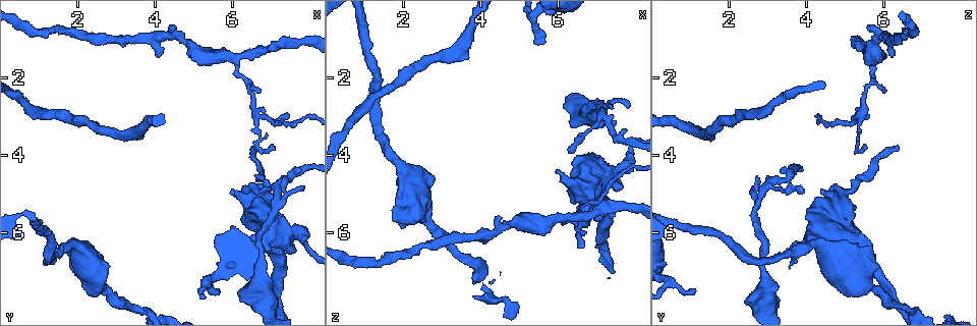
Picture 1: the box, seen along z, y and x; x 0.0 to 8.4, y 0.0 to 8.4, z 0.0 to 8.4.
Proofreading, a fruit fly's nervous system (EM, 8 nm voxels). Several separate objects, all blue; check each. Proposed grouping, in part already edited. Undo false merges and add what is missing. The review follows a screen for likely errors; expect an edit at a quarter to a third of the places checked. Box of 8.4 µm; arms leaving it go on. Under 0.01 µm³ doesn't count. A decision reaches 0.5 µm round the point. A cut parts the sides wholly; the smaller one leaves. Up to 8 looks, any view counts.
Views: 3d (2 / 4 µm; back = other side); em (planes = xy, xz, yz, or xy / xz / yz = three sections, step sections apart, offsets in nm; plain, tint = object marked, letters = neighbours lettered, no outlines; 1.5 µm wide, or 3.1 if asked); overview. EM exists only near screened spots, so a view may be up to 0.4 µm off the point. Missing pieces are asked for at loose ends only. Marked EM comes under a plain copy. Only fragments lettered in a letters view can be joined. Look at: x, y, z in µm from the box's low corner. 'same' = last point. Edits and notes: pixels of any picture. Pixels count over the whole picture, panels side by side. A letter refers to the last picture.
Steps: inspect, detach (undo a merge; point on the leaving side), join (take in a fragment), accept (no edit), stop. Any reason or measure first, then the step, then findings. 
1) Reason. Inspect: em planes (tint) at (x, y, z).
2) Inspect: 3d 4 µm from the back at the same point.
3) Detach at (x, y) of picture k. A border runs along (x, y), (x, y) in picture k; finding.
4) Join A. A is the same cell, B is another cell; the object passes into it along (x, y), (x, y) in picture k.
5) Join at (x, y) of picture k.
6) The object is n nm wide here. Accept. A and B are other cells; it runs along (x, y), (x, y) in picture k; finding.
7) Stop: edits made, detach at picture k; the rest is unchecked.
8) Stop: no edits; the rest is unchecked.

Three arms meet. Inspect: em planes (letters) at (6.00, 1.50, 5.65).

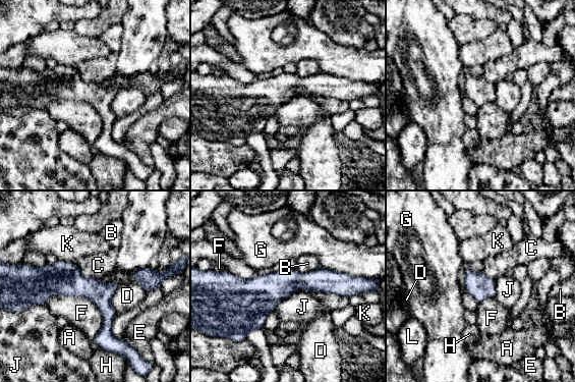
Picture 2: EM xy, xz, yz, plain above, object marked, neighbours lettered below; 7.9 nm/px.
The object is 190 nm wide here. Accept. A, B, C, D, E, F, G, H, J, K and L are other cells; one neuron here.

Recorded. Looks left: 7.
Inspect: em planes (letters) at (6.70, 3.85, 6.30).

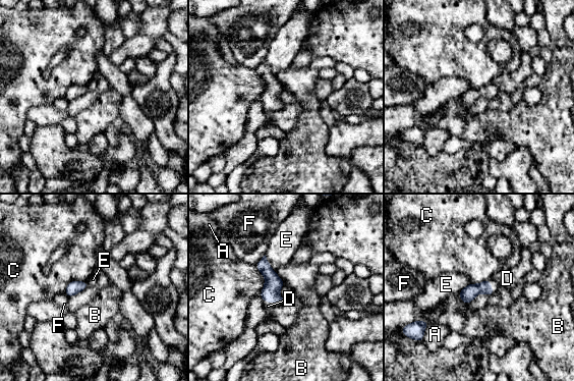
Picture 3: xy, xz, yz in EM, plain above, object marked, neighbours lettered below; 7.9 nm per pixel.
The object is 110 nm wide here. Join D. D is the same cell, A, B, C, E and F are other cells; the object passes into it along (271, 291), (273, 302), (268, 306) in picture 3; the neuron continues.

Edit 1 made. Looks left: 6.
See it whole again. Inspect: overview.

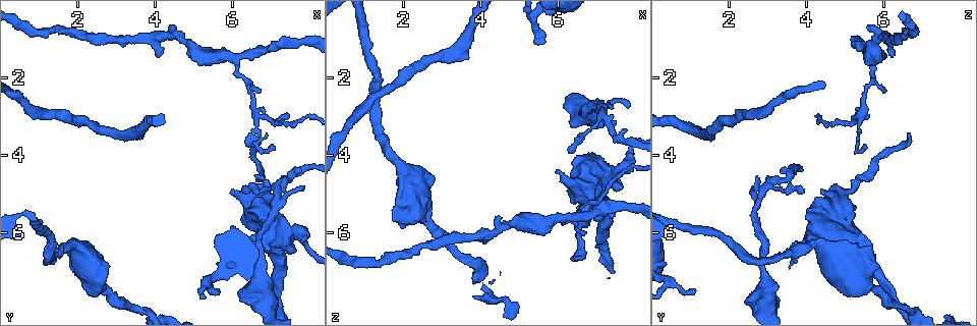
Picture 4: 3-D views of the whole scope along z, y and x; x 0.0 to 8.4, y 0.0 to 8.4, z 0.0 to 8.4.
Free end. Inspect: em planes (letters) at (7.80, 4.85, 2.75).

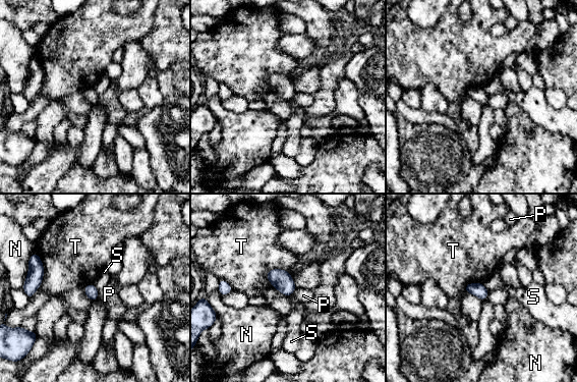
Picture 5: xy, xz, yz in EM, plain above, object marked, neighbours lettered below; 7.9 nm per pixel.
Accept. N, P, S and T are other cells; a border runs along (481, 283), (488, 290) in picture 5; no lettered fragment goes on from it.

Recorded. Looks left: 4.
Stop: edits made, join at picture 3; the rest is unchecked.

